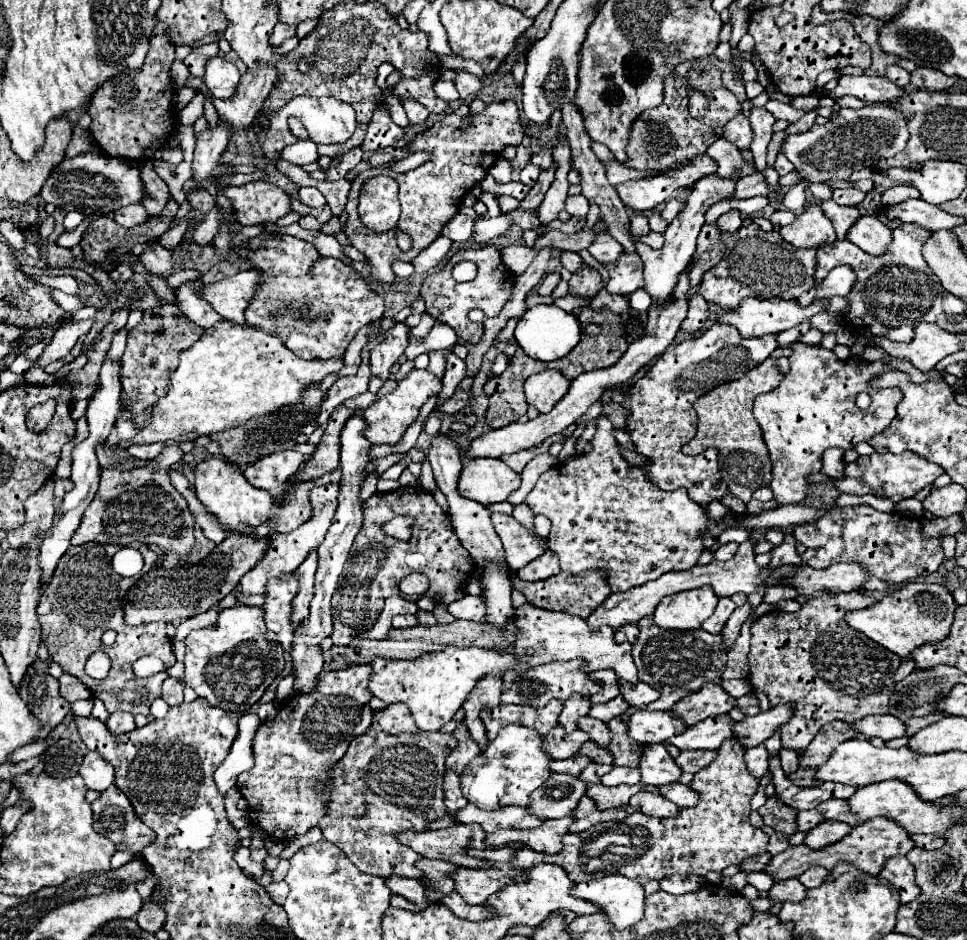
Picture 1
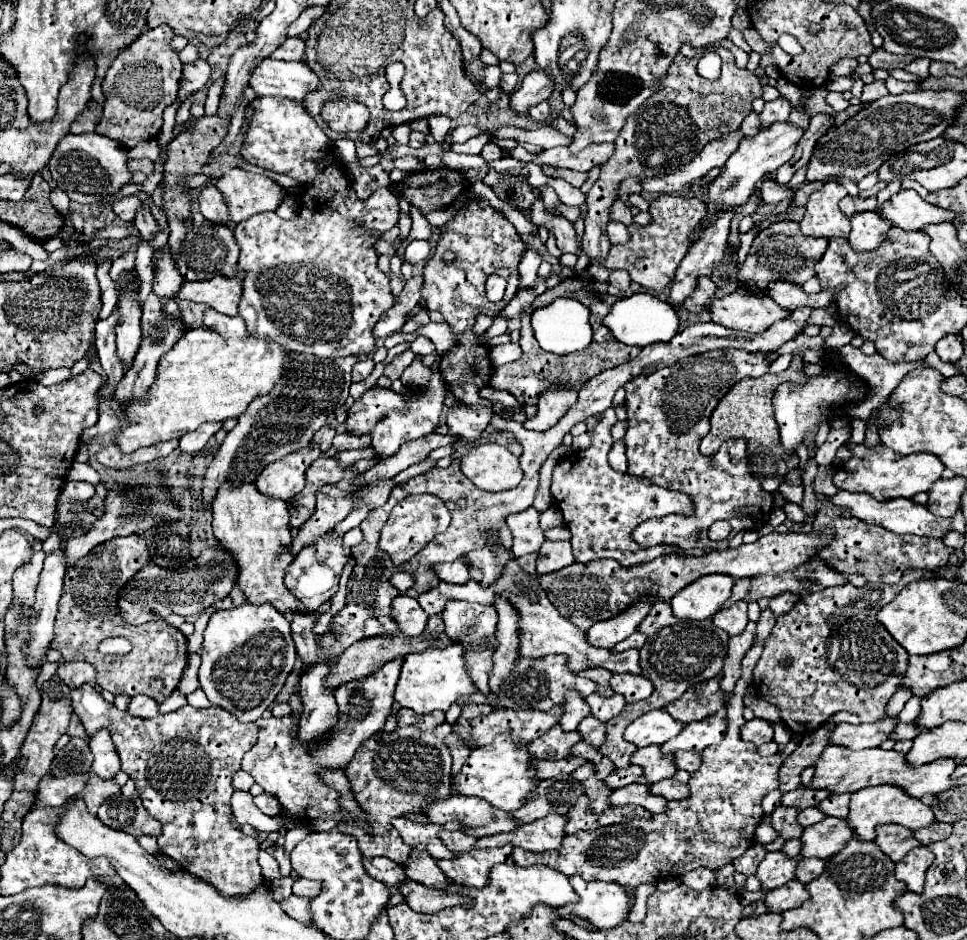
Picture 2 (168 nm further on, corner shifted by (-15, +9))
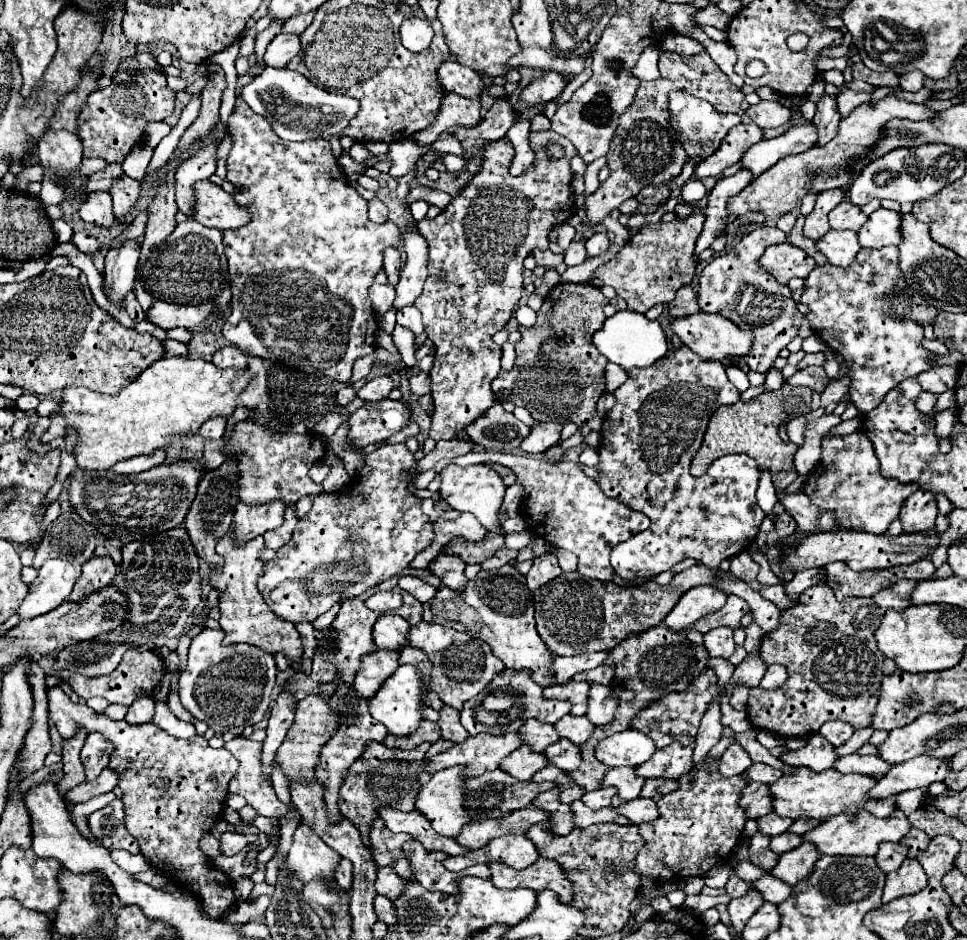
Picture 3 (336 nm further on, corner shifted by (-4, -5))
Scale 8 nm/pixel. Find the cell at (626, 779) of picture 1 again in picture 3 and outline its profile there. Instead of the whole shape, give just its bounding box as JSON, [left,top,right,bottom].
[582,787,616,809]

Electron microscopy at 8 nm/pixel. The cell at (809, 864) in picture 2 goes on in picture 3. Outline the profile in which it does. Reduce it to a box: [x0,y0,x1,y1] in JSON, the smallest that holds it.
[750,875,792,905]

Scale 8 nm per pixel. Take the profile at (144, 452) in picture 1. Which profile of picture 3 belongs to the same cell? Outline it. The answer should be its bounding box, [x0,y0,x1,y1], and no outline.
[112,449,166,475]

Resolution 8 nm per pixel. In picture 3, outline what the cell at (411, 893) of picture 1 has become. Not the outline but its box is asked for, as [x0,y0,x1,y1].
[336,859,352,891]

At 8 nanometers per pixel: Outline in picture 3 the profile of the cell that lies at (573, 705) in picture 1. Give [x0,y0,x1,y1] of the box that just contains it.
[518,719,560,753]

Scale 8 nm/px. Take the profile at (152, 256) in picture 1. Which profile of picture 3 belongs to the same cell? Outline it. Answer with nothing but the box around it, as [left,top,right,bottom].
[110,175,140,217]

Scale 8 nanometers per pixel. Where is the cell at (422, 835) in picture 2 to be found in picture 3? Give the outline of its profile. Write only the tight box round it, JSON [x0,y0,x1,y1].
[370,829,412,879]

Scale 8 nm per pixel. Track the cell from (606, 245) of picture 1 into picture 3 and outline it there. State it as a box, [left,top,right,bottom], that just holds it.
[586,233,610,255]

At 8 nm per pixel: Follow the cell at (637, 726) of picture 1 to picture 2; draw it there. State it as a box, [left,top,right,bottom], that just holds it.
[625,709,685,747]

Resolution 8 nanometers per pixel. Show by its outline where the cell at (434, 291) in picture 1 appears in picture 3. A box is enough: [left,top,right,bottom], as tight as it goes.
[414,129,578,441]

